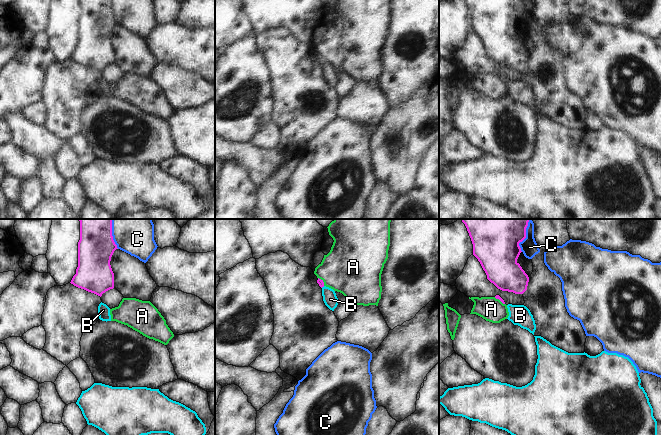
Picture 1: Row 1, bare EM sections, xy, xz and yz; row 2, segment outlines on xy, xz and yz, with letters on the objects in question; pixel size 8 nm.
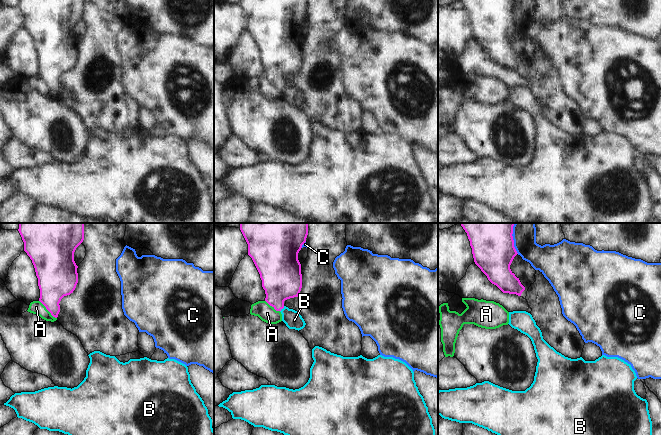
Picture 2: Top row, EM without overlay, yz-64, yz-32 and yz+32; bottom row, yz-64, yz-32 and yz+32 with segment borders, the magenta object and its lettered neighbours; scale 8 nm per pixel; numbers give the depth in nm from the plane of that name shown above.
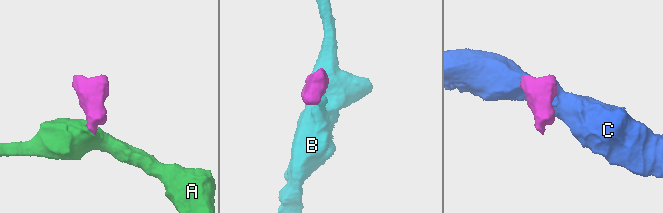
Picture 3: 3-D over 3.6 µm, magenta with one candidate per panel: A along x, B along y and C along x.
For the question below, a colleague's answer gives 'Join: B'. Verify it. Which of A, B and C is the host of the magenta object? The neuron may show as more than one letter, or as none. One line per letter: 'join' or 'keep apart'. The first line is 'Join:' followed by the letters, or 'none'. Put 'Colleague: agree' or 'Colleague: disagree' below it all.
Join: B
A: keep apart
B: join
C: keep apart
Colleague: agree

